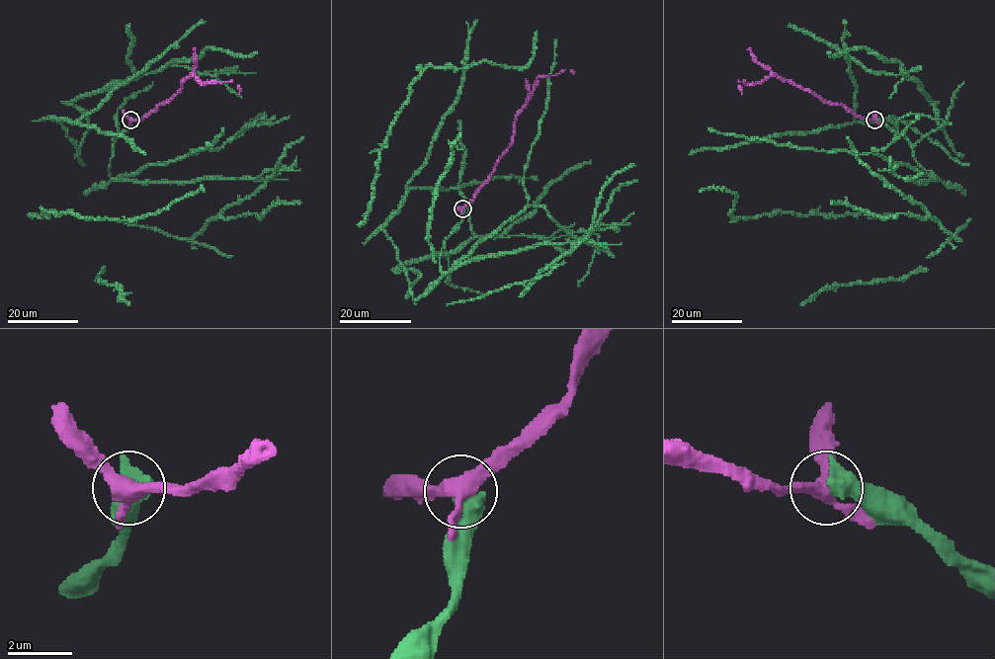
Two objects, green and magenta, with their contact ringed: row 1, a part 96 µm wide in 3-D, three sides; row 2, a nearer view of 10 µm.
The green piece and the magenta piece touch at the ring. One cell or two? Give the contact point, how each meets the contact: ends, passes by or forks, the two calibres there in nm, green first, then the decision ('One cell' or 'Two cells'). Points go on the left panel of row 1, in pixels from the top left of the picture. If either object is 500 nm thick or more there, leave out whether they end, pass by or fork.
Place: (130, 120). Thickness 650 nm (green) against 400 nm. One cell

